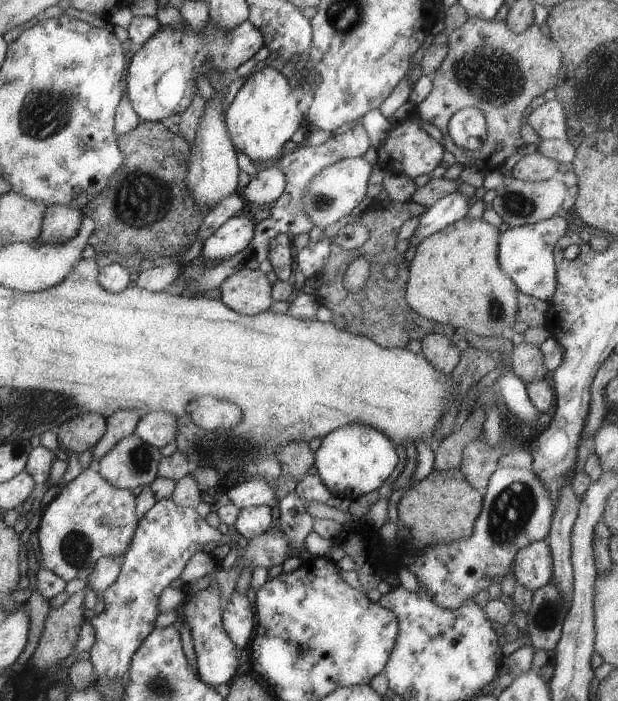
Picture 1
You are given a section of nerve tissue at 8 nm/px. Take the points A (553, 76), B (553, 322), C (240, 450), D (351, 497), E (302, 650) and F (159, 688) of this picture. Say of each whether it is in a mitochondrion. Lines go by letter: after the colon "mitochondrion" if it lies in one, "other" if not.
A: other
B: other
C: mitochondrion
D: other
E: mitochondrion
F: mitochondrion

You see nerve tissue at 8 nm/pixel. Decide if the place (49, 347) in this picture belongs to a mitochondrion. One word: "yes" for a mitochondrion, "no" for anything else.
no

